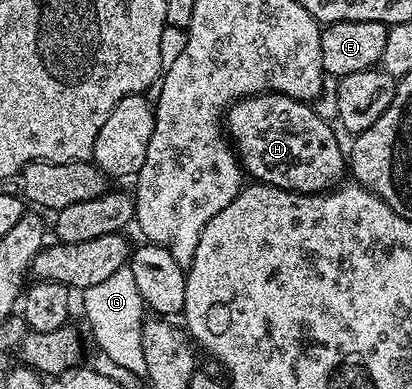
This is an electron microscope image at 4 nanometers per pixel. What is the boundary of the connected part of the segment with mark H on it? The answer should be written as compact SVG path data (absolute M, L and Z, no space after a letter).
M262 92L260 96L246 96L244 100L237 100L231 105L227 113L227 136L237 153L242 169L248 175L250 172L254 181L288 192L316 194L328 192L346 179L346 149L341 149L332 126L313 107L312 103L296 100L281 92Z

